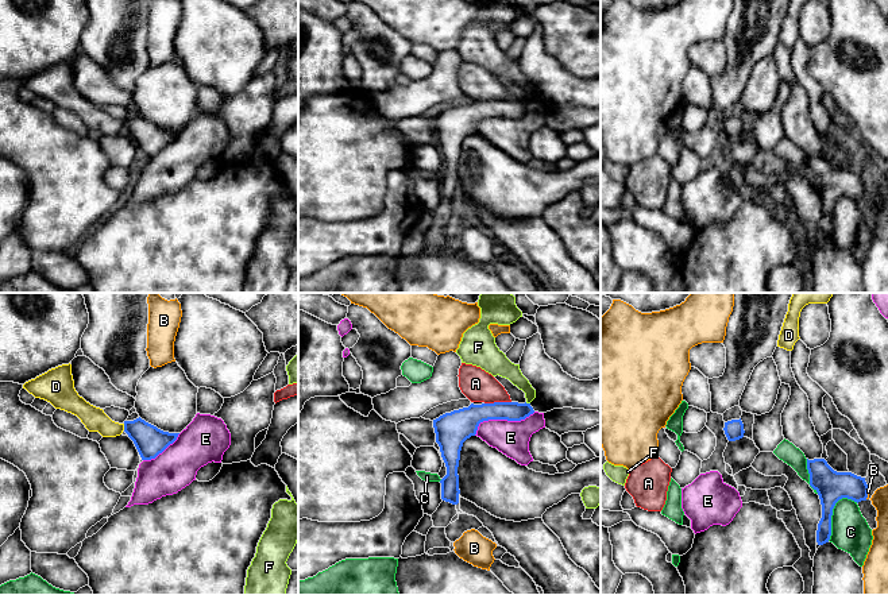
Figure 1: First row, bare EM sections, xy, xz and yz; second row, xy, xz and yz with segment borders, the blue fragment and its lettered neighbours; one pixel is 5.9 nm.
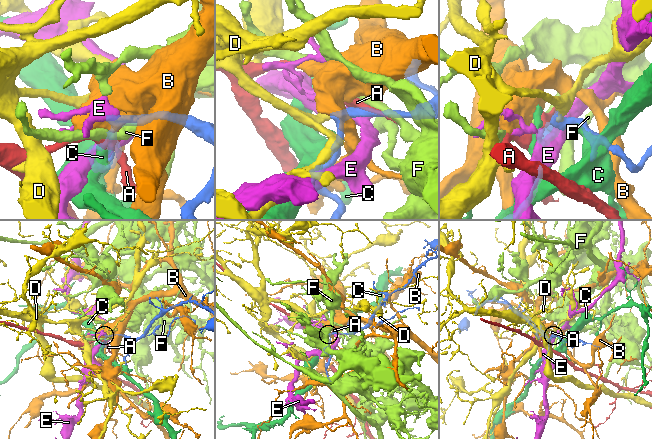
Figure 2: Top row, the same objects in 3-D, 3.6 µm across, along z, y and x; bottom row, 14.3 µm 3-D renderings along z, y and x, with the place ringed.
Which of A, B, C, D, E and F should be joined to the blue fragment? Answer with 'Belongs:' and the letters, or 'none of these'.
Belongs: D

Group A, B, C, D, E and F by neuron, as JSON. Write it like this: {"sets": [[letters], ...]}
{"sets": [["A"], ["B"], ["C"], ["D"], ["E"], ["F"]]}

